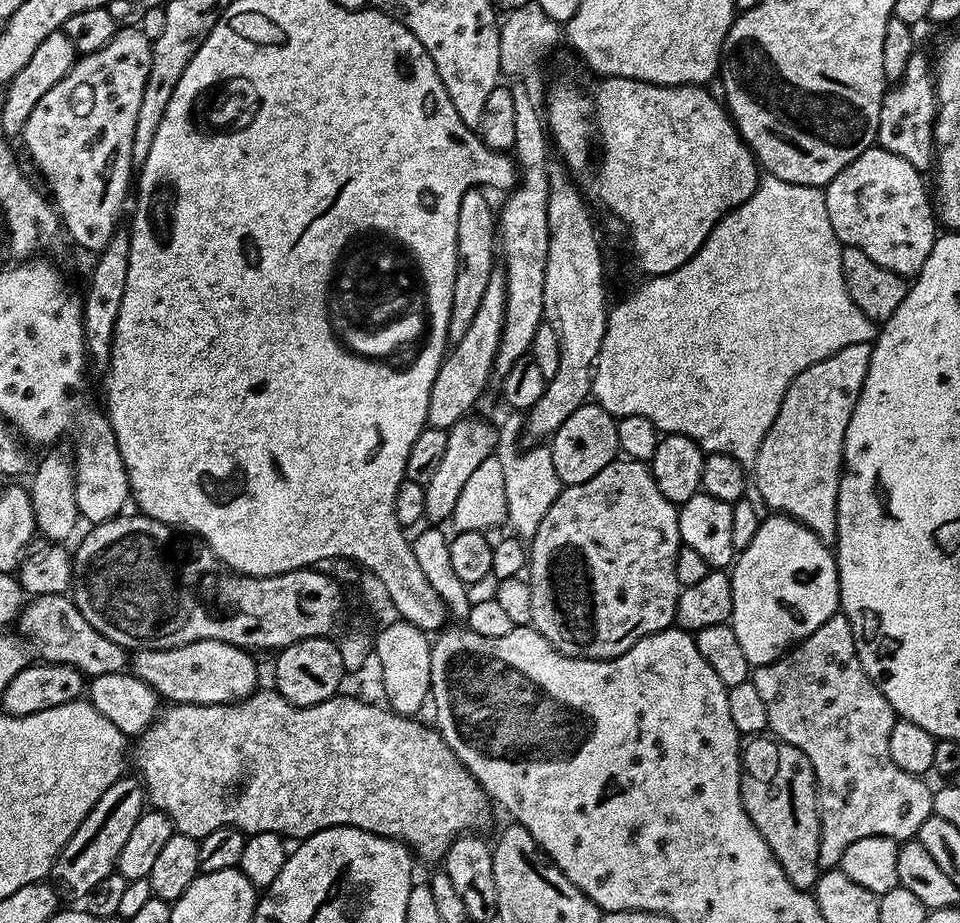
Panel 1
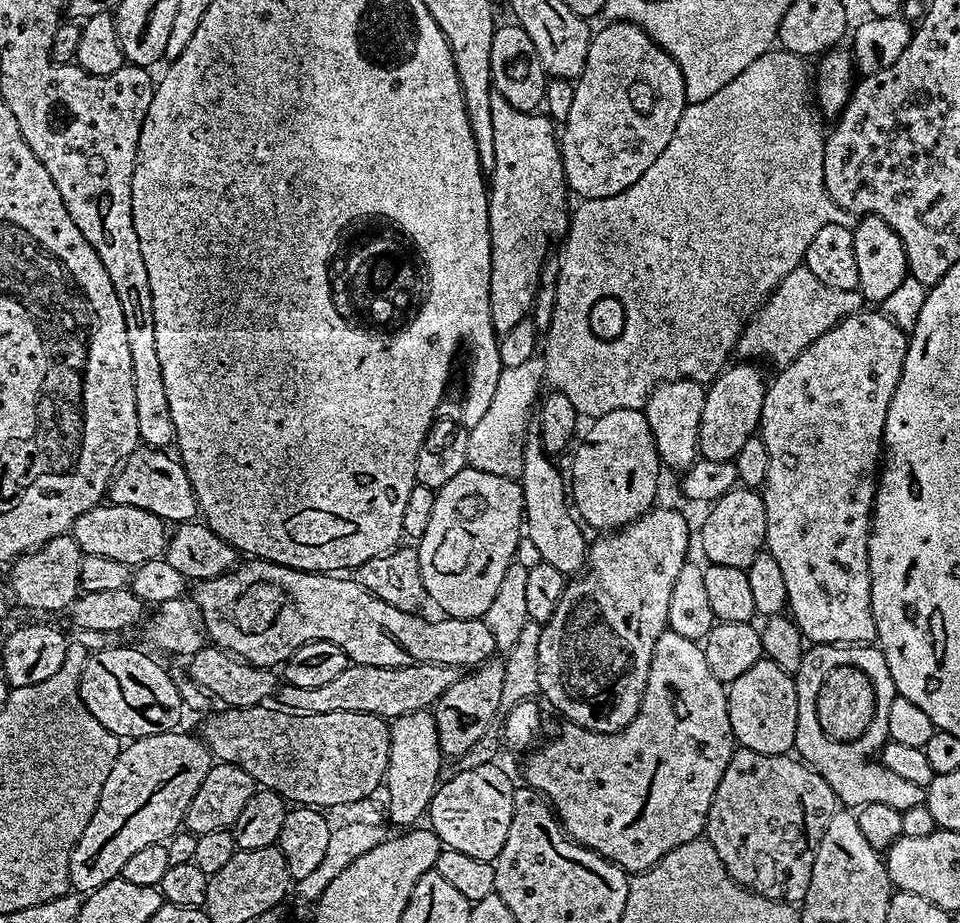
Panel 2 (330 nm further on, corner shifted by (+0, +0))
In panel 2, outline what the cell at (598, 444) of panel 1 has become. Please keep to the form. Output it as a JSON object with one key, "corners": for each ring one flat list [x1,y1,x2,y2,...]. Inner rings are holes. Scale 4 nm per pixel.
{"corners":[[639,408,610,410,610,414,597,416,589,424,592,425,584,441,582,436,575,445,572,476,570,472,570,500,579,519,589,529,623,528,657,503,656,491,660,488,662,465,654,434]]}

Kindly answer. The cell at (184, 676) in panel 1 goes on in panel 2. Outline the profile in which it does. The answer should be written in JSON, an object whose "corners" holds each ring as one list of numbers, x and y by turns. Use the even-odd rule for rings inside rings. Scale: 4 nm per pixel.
{"corners":[[349,663,338,678,323,686,294,686,285,683,279,689,279,703,287,711,297,714,334,714,335,712,361,712,382,716,391,722,396,717,410,712,423,712,433,707,439,698,459,676,455,668,442,664,415,664,383,668]]}

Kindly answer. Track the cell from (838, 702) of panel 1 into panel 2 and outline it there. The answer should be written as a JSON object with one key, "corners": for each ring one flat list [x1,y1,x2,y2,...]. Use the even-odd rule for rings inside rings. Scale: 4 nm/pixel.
{"corners":[[871,643,812,644,800,659,794,679,798,694,795,755,827,782,845,809,859,810,867,804,877,804,890,806,902,813,910,810,910,806,925,803,925,789,914,786,914,782,906,782,906,778,886,770,879,759,873,758,889,741,890,702,894,702,898,695,894,678,890,678,890,666,886,666,886,658,879,647]]}

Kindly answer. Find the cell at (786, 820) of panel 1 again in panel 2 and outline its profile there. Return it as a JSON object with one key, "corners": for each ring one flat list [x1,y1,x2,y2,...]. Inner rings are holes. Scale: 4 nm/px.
{"corners":[[737,747,733,751,730,762,726,766,726,774,722,774,722,782,718,782,718,790,714,790,714,798,710,802,708,811,708,827,706,839,714,846,718,858,722,858,722,866,728,872,728,877,741,884,749,892,755,892,757,896,765,896,771,900,782,900,786,904,799,905,806,898,806,890,810,890,810,874,813,873,816,848,821,842,822,834,830,822,830,818,838,810,838,801,834,790,822,779,815,770,808,767,803,760,792,754,779,756,778,754,758,754,749,748]]}

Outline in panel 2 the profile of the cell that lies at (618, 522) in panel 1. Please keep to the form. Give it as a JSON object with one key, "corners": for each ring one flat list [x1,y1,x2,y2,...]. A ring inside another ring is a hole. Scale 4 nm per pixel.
{"corners":[[653,506,644,512,631,524,625,524,623,528,605,531,595,541,591,541,586,557,587,567,579,574,573,575,567,581,554,608,553,616,545,623,541,630,541,638,538,639,538,686,539,695,545,696,558,711,565,717,567,723,576,724,579,728,585,728,591,732,620,732,630,724,638,714,640,703,646,690,648,671,654,658,654,646,658,638,668,628,668,611,670,610,670,594,674,590,674,582,678,578,678,570,689,559,688,556,688,520,676,508,660,508]]}

